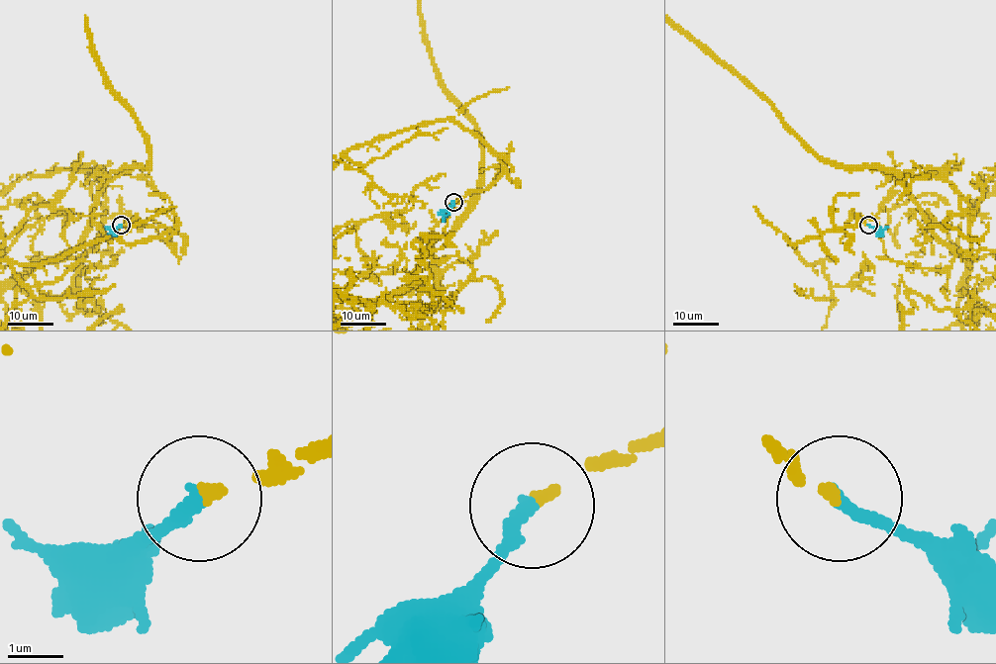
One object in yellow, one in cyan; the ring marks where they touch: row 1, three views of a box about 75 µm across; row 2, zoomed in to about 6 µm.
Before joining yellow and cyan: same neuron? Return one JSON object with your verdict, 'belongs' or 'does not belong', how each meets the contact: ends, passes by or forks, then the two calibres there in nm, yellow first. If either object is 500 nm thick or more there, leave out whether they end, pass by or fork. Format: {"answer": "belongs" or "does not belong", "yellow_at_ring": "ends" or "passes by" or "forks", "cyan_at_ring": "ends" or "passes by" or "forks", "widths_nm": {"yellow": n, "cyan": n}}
{"answer": "belongs", "yellow_at_ring": "ends", "cyan_at_ring": "ends", "widths_nm": {"yellow": 150, "cyan": 260}}

